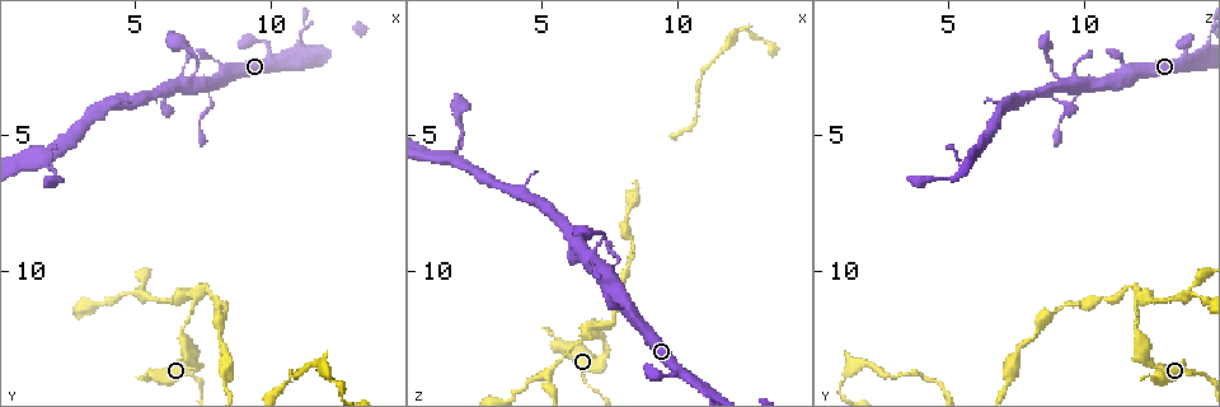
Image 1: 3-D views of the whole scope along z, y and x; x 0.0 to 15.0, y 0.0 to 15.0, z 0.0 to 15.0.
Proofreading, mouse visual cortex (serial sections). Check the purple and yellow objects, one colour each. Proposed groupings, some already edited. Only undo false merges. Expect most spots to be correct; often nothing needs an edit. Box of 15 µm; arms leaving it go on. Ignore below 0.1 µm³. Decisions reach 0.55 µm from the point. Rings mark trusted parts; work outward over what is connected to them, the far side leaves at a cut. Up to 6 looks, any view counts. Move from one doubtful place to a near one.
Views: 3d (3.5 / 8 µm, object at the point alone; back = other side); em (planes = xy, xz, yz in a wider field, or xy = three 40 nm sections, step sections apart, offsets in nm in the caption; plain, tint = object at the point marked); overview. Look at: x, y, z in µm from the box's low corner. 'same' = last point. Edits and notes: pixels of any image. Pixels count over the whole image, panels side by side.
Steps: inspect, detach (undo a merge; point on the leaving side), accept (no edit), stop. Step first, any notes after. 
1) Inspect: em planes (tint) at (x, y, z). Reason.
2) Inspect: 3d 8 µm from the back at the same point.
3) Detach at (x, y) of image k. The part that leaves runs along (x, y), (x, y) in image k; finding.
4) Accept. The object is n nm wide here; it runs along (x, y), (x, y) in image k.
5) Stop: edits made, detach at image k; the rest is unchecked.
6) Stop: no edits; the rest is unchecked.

Inspect: 3d 8 µm at (7.2, 11.0, 12.0). A narrow waist.

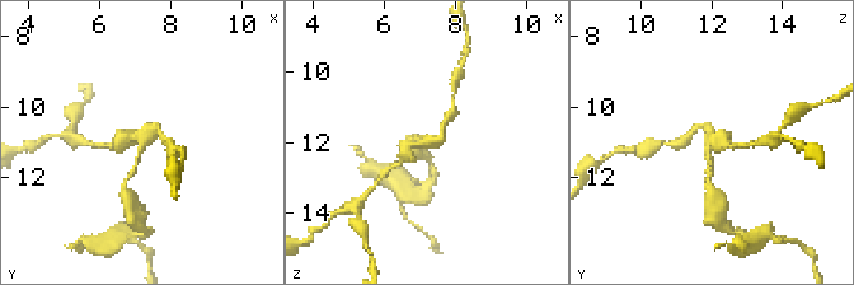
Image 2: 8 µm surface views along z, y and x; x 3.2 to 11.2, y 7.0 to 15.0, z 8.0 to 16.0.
Inspect: 3d 3.5 µm at (7.3, 11.0, 12.0).

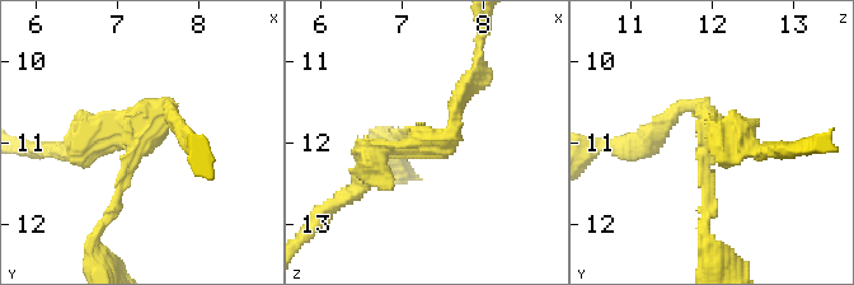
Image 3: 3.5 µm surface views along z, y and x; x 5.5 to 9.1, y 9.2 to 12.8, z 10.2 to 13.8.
Inspect: em planes (tint) at (7.30, 11.00, 12.05). Now the EM.

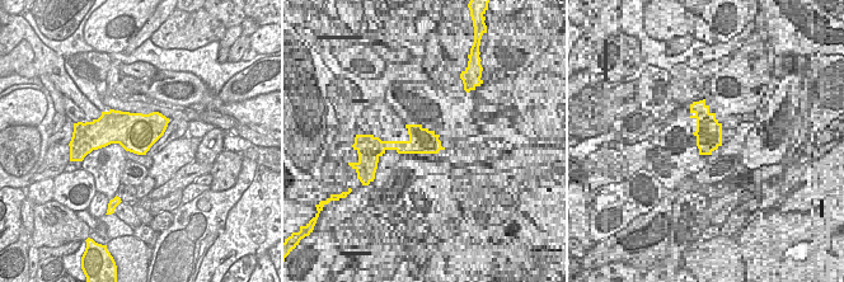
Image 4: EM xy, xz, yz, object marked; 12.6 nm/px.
Accept. 3 arms meet here; the arms are 100, 200, 300 nm wide; it runs along (108, 218), (136, 144), (167, 104), (174, 120) in image 3; all the same cell.

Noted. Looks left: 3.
Inspect: 3d 3.5 µm from the back at (5.2, 10.8, 13.8). Branch point.

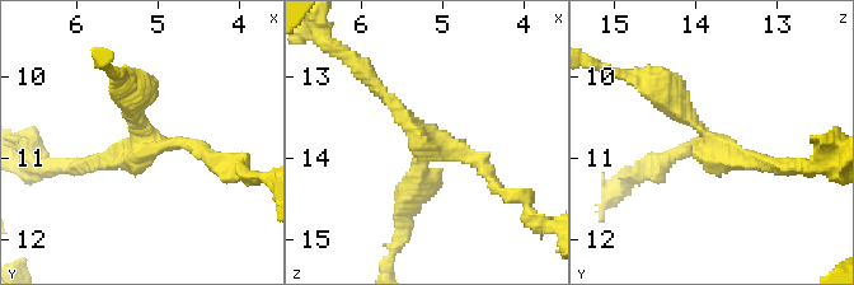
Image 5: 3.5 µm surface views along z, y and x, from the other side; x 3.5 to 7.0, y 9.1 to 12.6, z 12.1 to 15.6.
Inspect: em planes (tint) at (5.15, 10.80, 13.80).

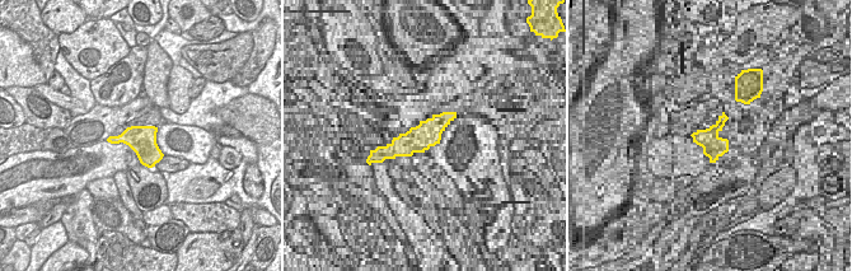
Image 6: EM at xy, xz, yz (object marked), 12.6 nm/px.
Inspect: em xy step 2 (tint) at the same point.

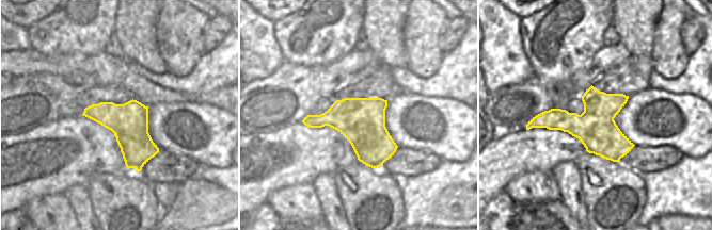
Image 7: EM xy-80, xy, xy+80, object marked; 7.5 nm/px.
Accept. It runs along (375, 85), (496, 186) in image 5; all the same cell.

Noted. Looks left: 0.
Stop: no edits; the rest is unchecked.

